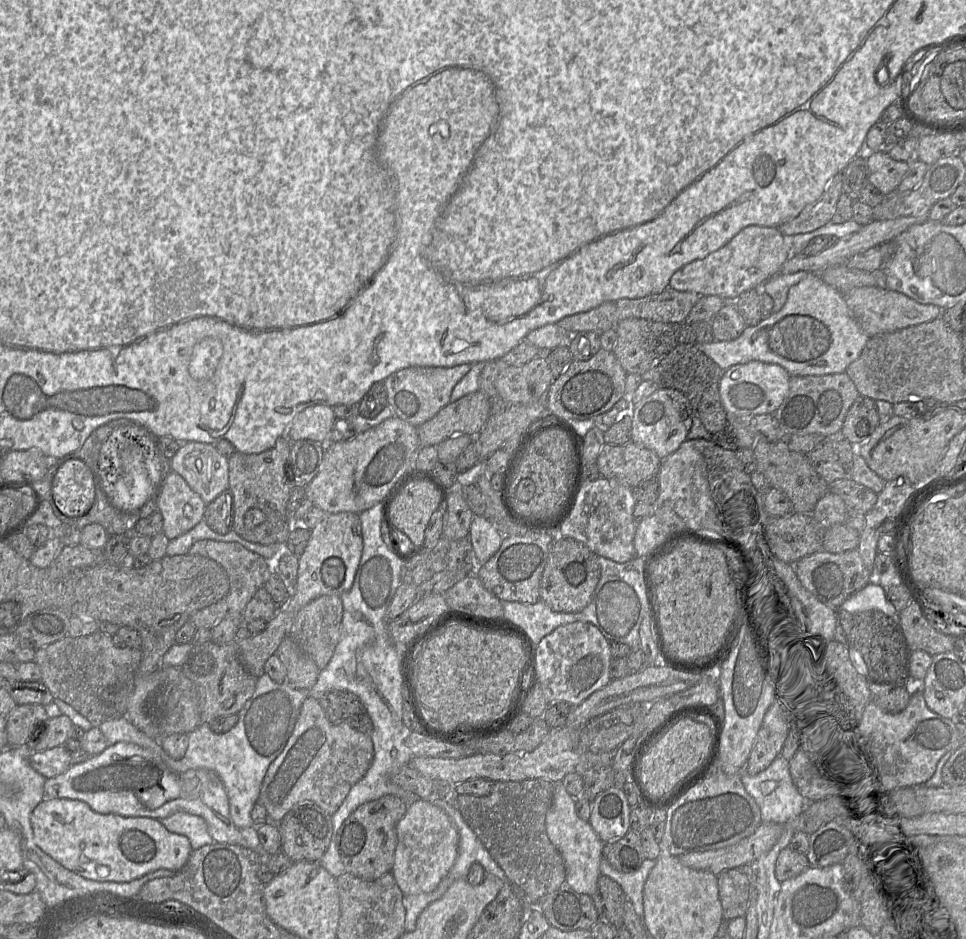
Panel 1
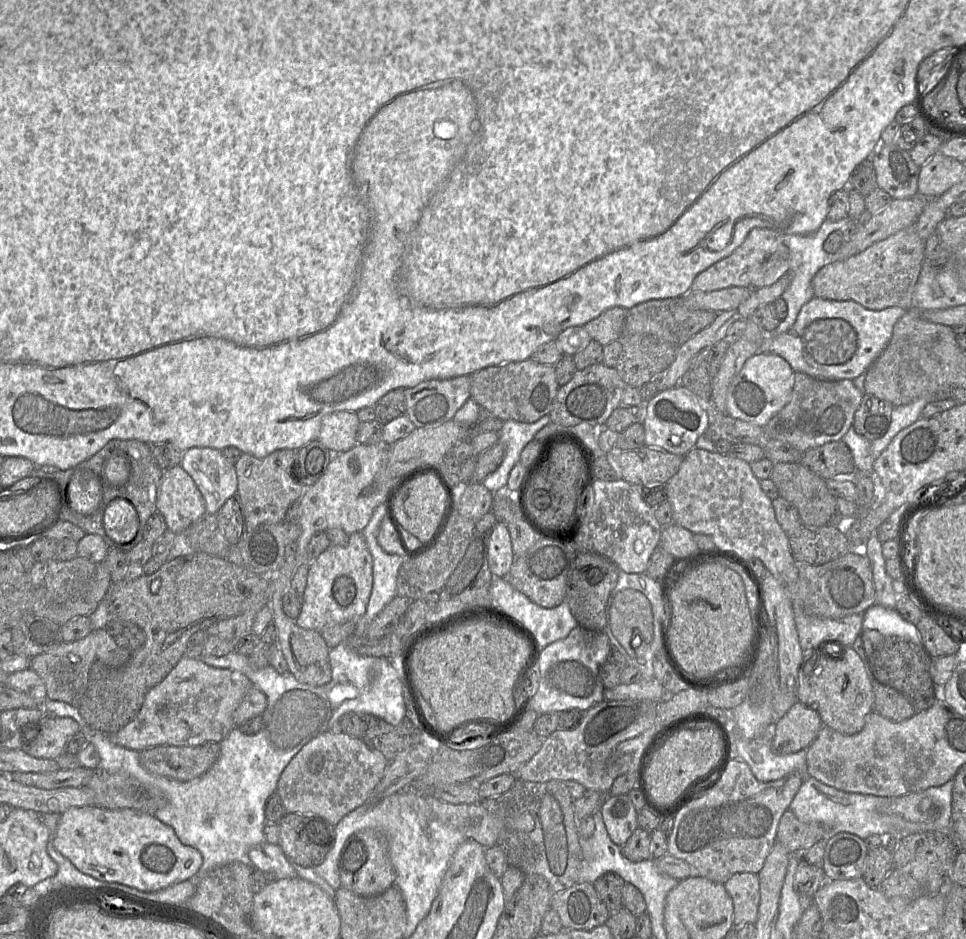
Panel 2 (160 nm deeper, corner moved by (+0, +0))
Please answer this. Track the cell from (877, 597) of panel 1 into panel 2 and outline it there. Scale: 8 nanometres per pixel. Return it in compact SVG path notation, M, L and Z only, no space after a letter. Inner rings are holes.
M874 604L864 612L863 630L877 630L883 636L897 636L923 645L915 624L906 621L895 609Z

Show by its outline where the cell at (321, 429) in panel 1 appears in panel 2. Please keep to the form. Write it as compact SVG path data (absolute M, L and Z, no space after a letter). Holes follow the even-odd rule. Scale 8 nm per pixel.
M335 411L322 419L318 440L330 451L341 453L357 444L360 420L354 411Z

